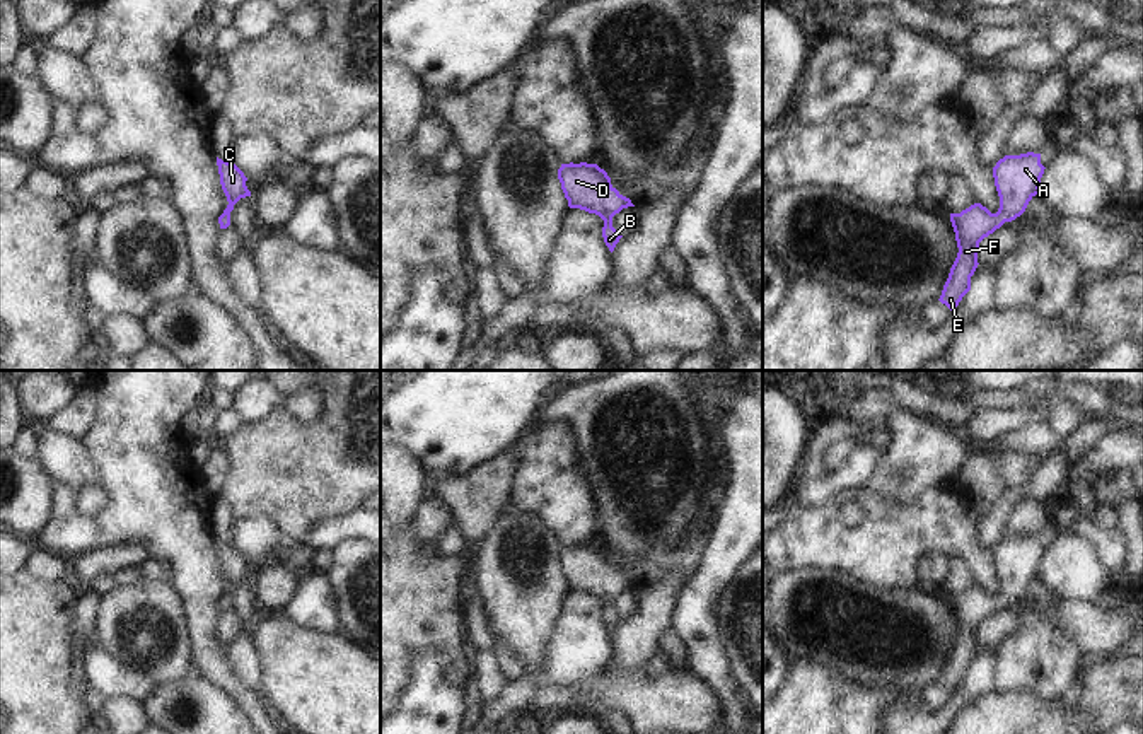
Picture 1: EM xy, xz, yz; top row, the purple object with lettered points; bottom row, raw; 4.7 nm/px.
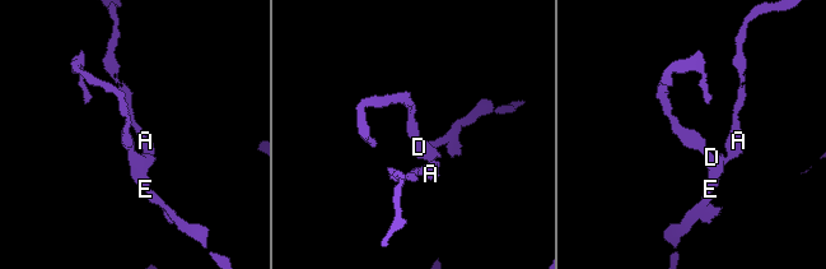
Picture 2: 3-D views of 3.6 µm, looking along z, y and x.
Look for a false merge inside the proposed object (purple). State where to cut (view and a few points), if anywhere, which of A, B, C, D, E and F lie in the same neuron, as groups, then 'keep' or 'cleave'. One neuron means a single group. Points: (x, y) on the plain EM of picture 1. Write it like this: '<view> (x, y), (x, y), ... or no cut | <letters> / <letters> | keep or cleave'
no cut | A B C D E F | keep

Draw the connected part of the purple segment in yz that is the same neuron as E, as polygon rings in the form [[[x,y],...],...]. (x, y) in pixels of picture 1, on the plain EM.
[[[1041,536],[1005,538],[993,550],[1000,579],[998,594],[991,596],[981,585],[974,585],[960,596],[950,596],[959,635],[938,681],[950,693],[971,673],[971,659],[979,647],[979,625],[1005,604],[1012,604],[1025,594],[1029,584],[1041,575],[1039,565],[1044,551]]]

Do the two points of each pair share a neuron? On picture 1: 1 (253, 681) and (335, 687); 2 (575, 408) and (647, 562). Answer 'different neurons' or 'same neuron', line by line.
1: different neurons
2: different neurons

